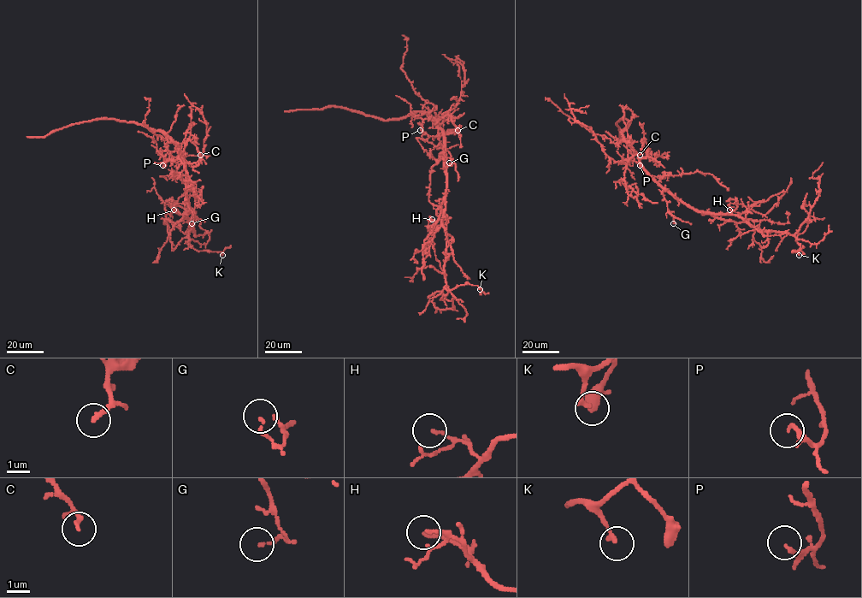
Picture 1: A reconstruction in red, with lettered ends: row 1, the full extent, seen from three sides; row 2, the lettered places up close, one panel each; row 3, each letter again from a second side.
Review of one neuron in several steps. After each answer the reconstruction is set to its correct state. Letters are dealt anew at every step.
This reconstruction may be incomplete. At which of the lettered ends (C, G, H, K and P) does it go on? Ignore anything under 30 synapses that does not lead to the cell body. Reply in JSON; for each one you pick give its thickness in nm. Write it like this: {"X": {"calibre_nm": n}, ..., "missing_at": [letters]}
{"missing_at": []}

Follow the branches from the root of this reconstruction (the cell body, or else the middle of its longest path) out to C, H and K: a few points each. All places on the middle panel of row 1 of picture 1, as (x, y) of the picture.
C: (445, 162), (445, 136), (439, 129), (438, 138), (457, 130)
H: (445, 162), (445, 211), (440, 220), (432, 219)
K: (445, 162), (444, 287), (450, 291), (469, 284), (480, 289)

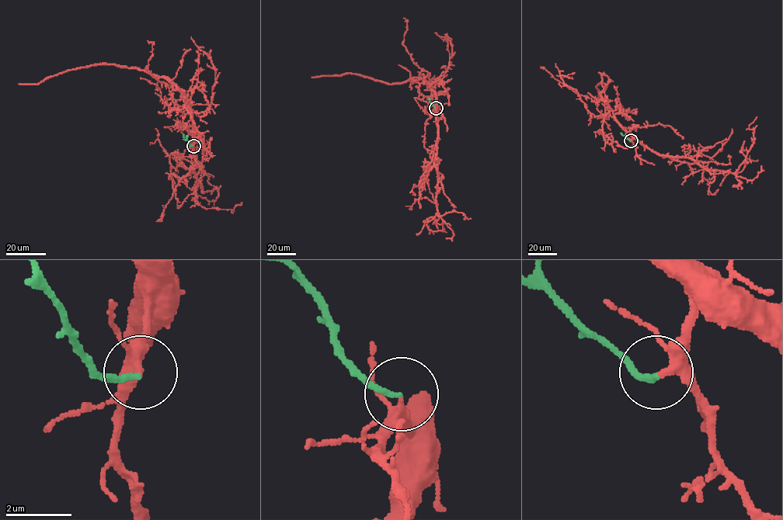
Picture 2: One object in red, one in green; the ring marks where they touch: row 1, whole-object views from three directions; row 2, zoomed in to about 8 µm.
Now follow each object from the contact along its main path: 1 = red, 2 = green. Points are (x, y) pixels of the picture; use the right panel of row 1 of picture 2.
1: (631, 140), (659, 154), (689, 157), (710, 170), (734, 172), (754, 140), (749, 125), (756, 116)
2: (631, 140), (621, 133)

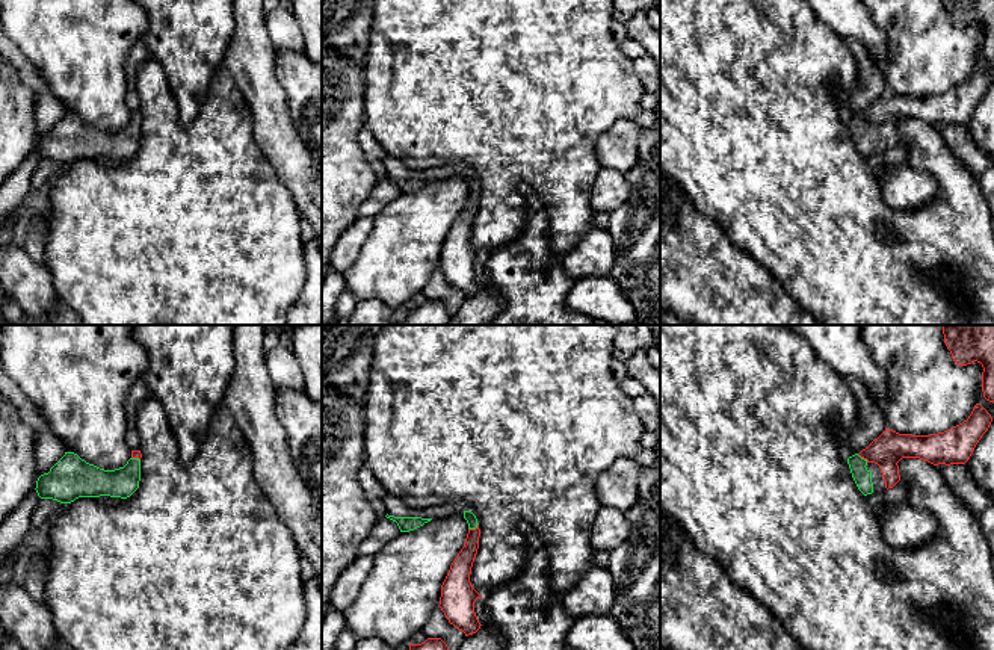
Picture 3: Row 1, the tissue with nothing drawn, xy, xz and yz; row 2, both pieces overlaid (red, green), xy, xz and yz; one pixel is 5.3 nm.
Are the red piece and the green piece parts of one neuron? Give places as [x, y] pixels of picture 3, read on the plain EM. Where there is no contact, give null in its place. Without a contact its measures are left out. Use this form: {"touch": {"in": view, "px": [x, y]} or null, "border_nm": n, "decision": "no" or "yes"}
{"touch": {"in": "xz", "px": [473, 191]}, "border_nm": 70, "decision": "yes"}

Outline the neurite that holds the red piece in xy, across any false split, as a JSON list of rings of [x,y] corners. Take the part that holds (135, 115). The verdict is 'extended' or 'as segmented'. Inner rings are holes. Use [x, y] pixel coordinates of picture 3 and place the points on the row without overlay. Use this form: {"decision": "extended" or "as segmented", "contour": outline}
{"decision": "extended", "contour": [[[131,112],[131,119],[124,128],[104,132],[86,124],[74,113],[65,116],[36,142],[41,160],[71,165],[79,159],[130,159],[140,142],[140,112]]]}

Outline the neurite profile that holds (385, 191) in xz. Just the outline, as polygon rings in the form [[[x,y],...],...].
[[[382,178],[378,180],[376,186],[370,192],[369,198],[358,207],[358,218],[373,218],[378,215],[390,201],[397,198],[400,190],[396,183]]]

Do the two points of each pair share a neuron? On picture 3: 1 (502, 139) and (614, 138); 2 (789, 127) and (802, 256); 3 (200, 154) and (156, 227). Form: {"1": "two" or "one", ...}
{"1": "two", "2": "one", "3": "one"}

